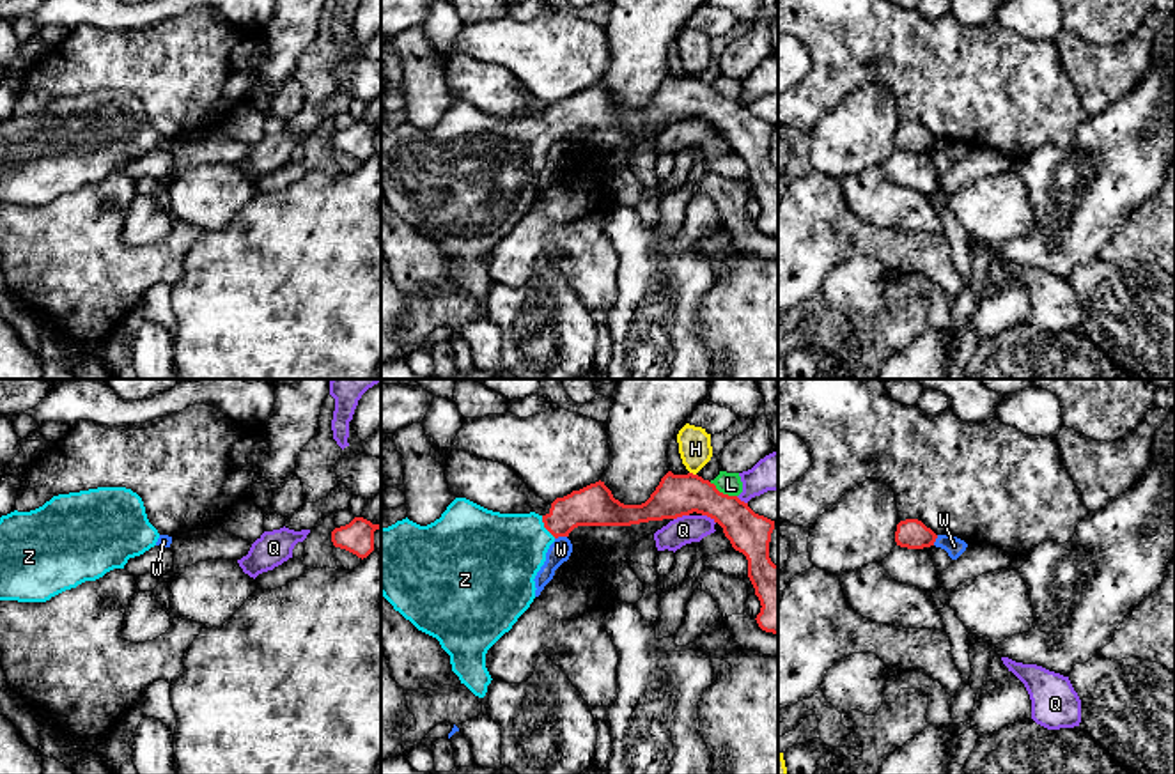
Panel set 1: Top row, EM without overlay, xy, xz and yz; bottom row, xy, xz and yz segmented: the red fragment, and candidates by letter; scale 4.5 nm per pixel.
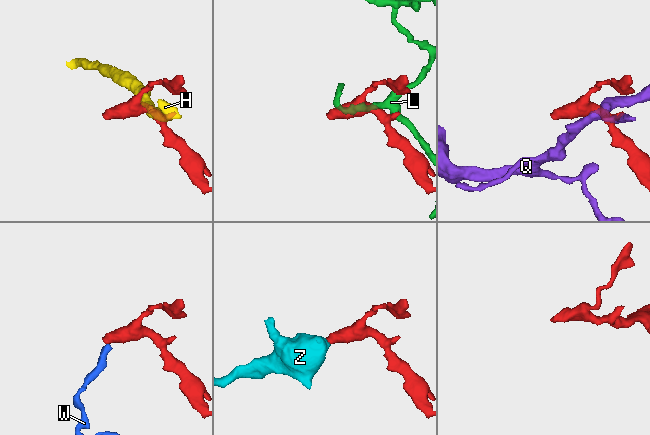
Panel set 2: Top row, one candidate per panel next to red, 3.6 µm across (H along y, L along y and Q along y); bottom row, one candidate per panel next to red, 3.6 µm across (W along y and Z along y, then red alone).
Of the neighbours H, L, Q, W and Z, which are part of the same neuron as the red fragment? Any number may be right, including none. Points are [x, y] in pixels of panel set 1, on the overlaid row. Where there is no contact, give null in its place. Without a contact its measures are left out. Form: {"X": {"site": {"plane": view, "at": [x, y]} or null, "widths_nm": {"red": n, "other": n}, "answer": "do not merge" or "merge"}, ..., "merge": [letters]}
{"H": {"site": {"plane": "xz", "at": [692, 473]}, "widths_nm": {"red": 190, "other": 150}, "answer": "do not merge"}, "L": {"site": {"plane": "xz", "at": [722, 493]}, "widths_nm": {"red": 190, "other": 100}, "answer": "do not merge"}, "Q": {"site": {"plane": "xz", "at": [681, 516]}, "widths_nm": {"red": 190, "other": 130}, "answer": "do not merge"}, "W": {"site": {"plane": "xz", "at": [560, 535]}, "widths_nm": {"red": 190, "other": 100}, "answer": "do not merge"}, "Z": {"site": {"plane": "xz", "at": [544, 526]}, "widths_nm": {"red": 190, "other": 380}, "answer": "merge"}, "merge": ["Z"]}

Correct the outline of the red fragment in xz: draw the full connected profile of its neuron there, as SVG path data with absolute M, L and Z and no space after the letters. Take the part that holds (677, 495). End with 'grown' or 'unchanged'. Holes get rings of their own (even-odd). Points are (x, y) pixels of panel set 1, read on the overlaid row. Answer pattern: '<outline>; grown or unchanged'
M668 471L642 505L620 503L599 480L556 498L546 515L500 514L455 498L441 517L427 526L408 517L388 528L381 526L381 595L418 631L436 638L450 655L452 671L461 684L484 698L493 680L486 654L533 602L533 579L558 537L569 537L578 526L631 526L693 512L718 522L732 547L746 556L748 577L762 606L755 620L762 631L778 634L778 565L769 558L774 521L755 514L737 496L720 492L714 484L693 473Z; grown

